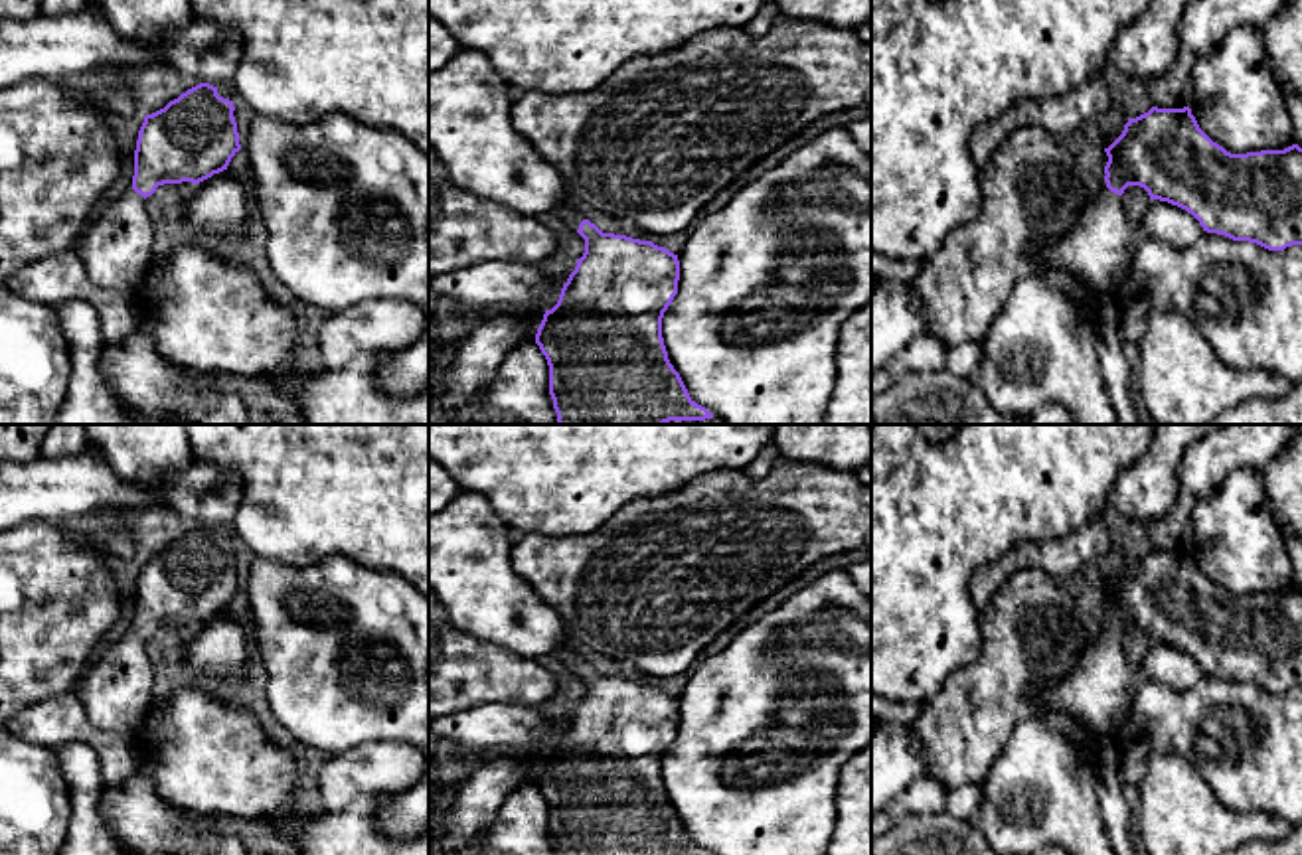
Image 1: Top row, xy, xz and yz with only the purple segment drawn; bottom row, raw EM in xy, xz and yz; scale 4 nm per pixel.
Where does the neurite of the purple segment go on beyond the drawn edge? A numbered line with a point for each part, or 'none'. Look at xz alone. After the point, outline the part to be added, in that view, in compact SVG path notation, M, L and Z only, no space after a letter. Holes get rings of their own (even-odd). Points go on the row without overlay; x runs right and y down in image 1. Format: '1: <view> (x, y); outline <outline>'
1: xz (571, 658); outline M567 636L551 654L557 656L573 673L577 673L581 663L585 661L581 654L567 644Z

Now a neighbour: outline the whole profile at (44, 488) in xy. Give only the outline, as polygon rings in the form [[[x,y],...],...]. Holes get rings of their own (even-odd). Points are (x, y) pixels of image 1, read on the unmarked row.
[[[93,444],[75,456],[40,454],[0,464],[0,531],[34,519],[59,523],[105,507],[128,511],[148,505],[196,517],[219,531],[233,523],[241,498],[237,474],[196,456],[188,470],[164,480],[162,500],[121,480]]]

